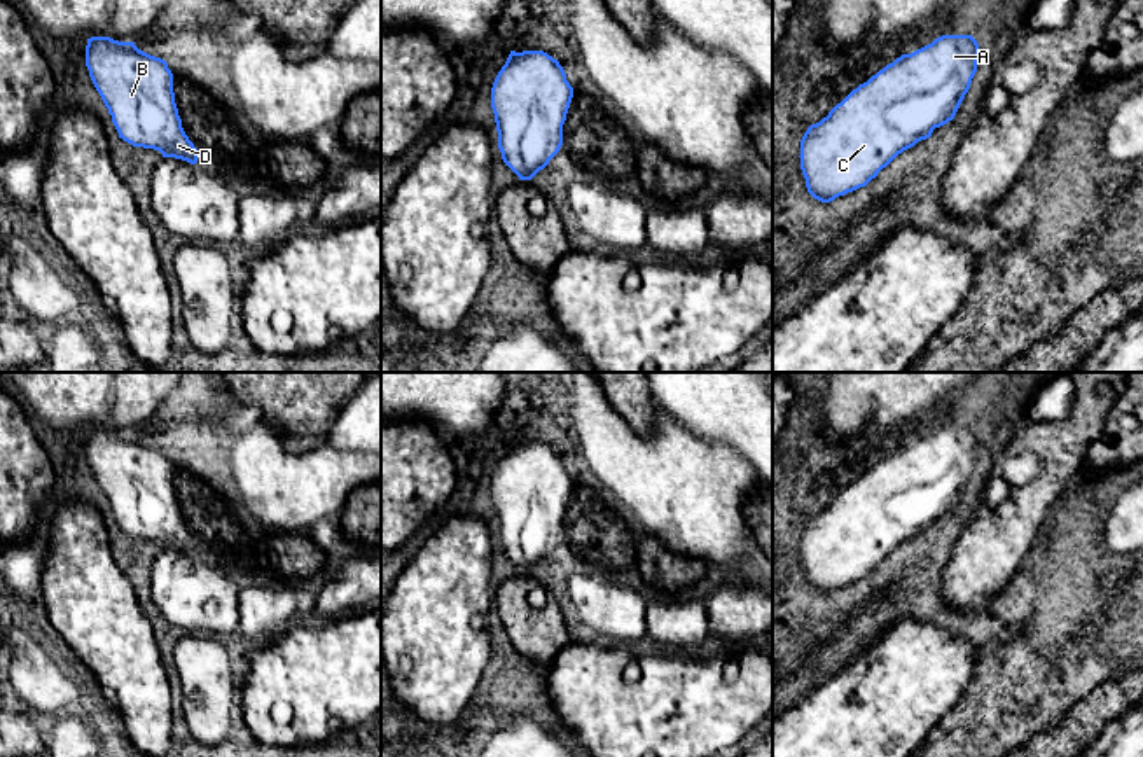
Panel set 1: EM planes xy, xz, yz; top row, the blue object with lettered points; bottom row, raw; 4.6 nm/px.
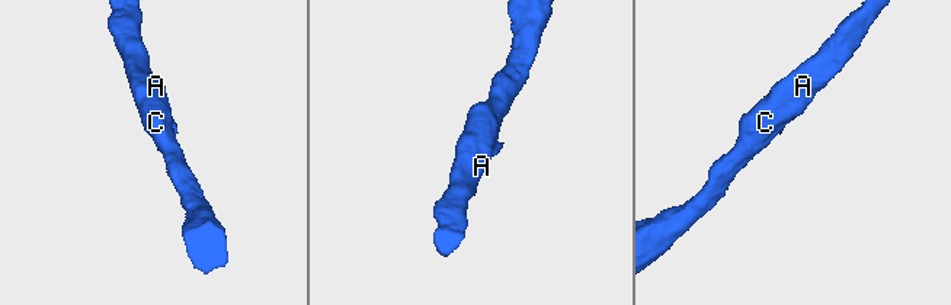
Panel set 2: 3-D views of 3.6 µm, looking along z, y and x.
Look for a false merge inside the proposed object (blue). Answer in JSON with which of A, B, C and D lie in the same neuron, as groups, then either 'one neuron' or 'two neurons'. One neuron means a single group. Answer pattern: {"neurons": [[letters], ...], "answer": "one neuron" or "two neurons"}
{"neurons": [["A", "B", "C", "D"]], "answer": "one neuron"}

